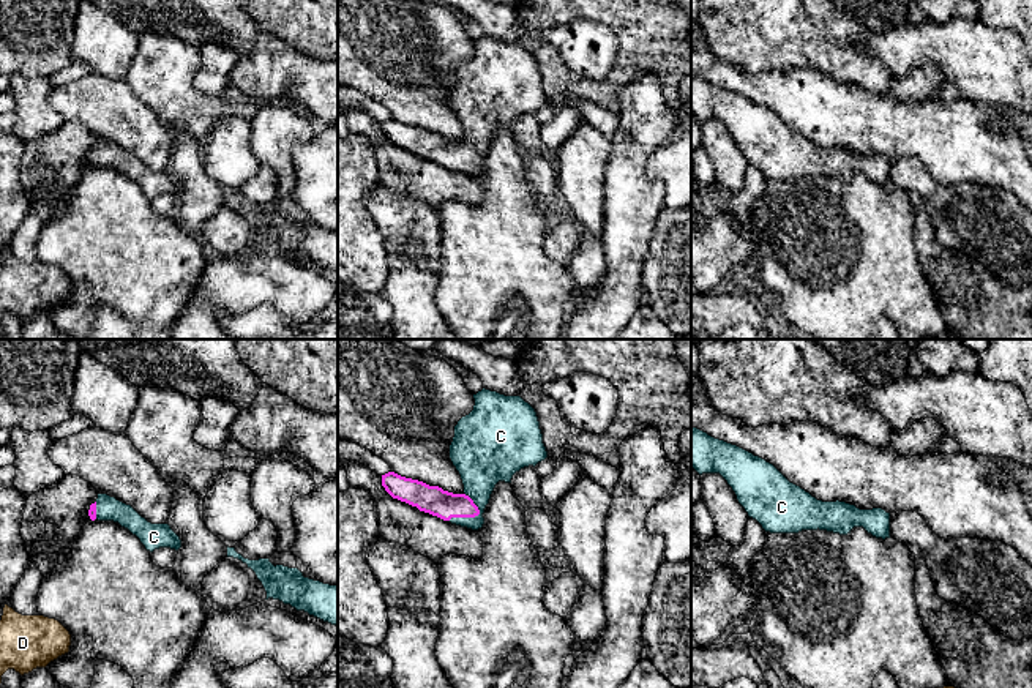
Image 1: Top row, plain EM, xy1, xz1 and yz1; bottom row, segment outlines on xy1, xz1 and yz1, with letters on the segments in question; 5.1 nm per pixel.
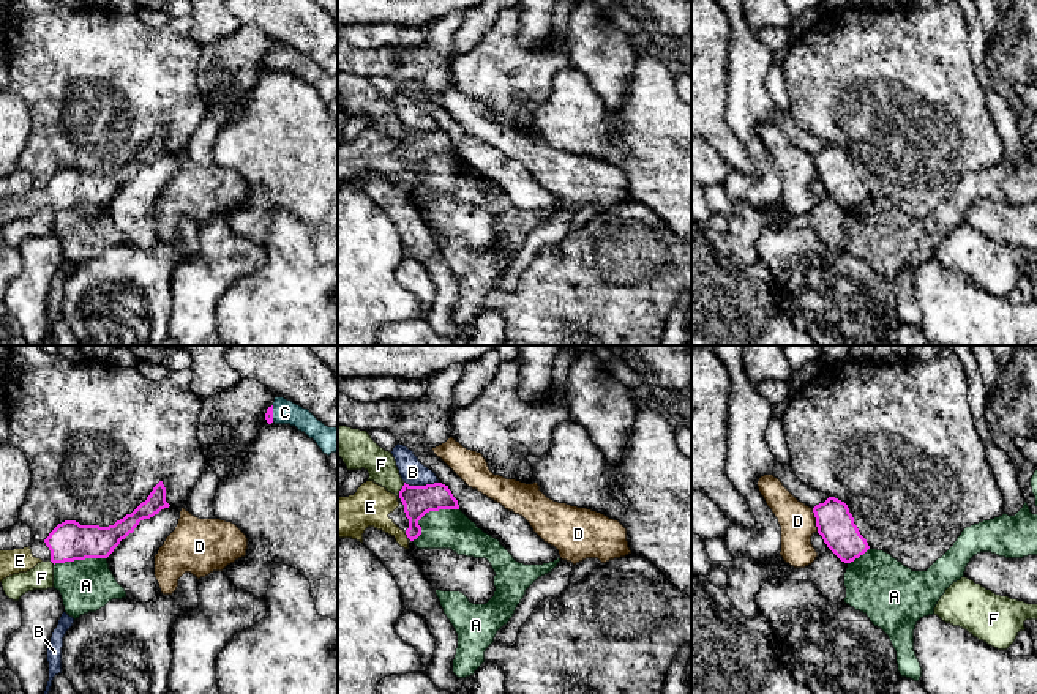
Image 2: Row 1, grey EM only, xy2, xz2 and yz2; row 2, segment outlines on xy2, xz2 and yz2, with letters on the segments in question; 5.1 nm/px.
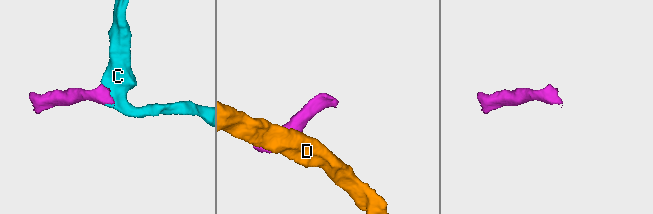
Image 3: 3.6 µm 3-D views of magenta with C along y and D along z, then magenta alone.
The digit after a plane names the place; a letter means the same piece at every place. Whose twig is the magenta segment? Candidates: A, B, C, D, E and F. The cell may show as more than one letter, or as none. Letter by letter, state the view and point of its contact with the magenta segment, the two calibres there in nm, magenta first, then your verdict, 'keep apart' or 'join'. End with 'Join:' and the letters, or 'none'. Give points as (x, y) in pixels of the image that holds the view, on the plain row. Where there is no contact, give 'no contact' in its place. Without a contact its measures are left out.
A: contact xz2 (428, 158); calibres 150 and 200 nm; keep apart
B: contact xz2 (422, 133); calibres 150 and 130 nm; keep apart
C: contact xz1 (464, 163); calibres 140 and 220 nm; join
D: contact yz2 (816, 166); calibres 190 and 180 nm; keep apart
E: contact xz2 (406, 180); calibres 150 and 200 nm; join
F: contact xz2 (400, 138); calibres 150 and 150 nm; keep apart
Join: C, E

